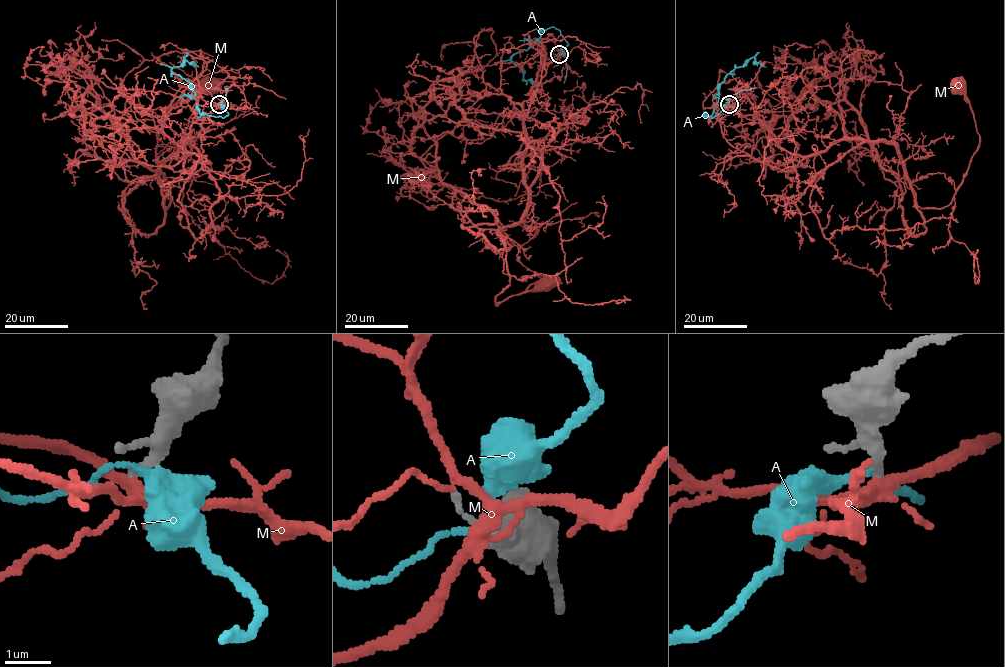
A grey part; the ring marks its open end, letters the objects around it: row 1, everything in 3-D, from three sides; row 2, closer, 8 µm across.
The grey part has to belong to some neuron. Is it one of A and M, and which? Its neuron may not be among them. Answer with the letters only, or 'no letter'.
no letter

